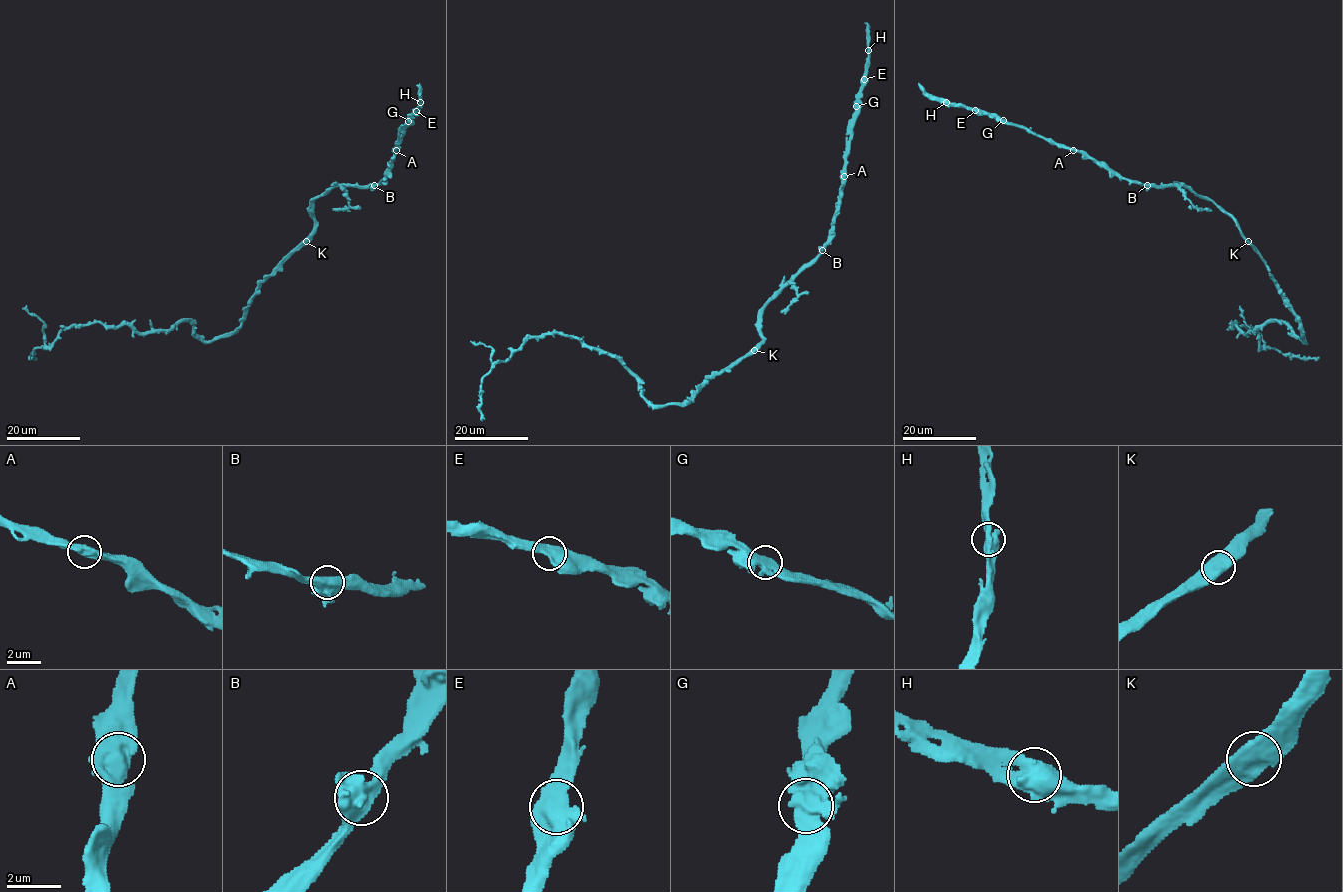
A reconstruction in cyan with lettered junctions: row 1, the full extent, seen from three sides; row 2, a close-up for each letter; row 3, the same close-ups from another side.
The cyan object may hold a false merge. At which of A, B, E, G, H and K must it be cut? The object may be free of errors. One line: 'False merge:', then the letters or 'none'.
False merge: none

